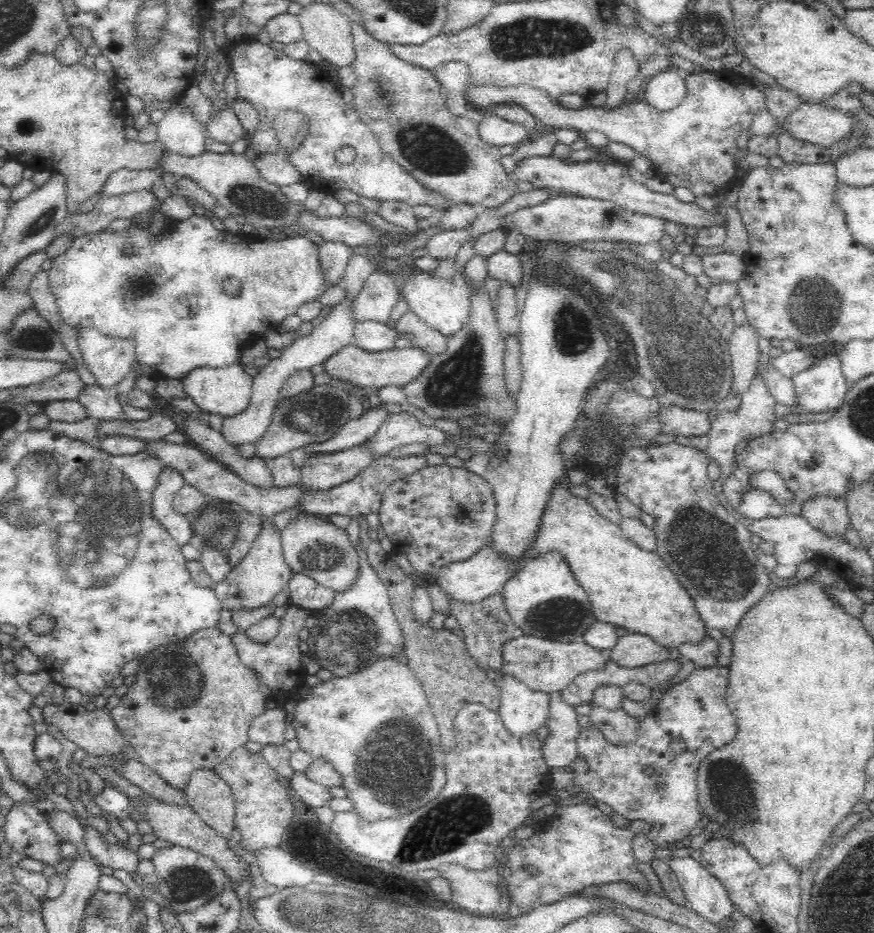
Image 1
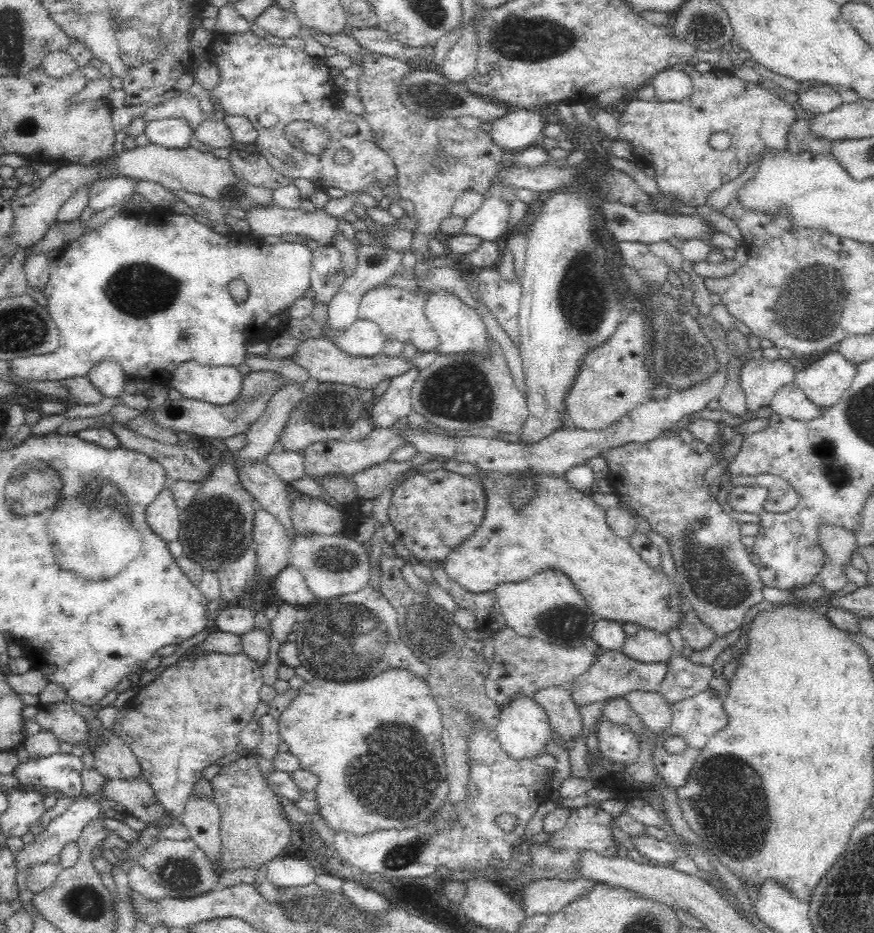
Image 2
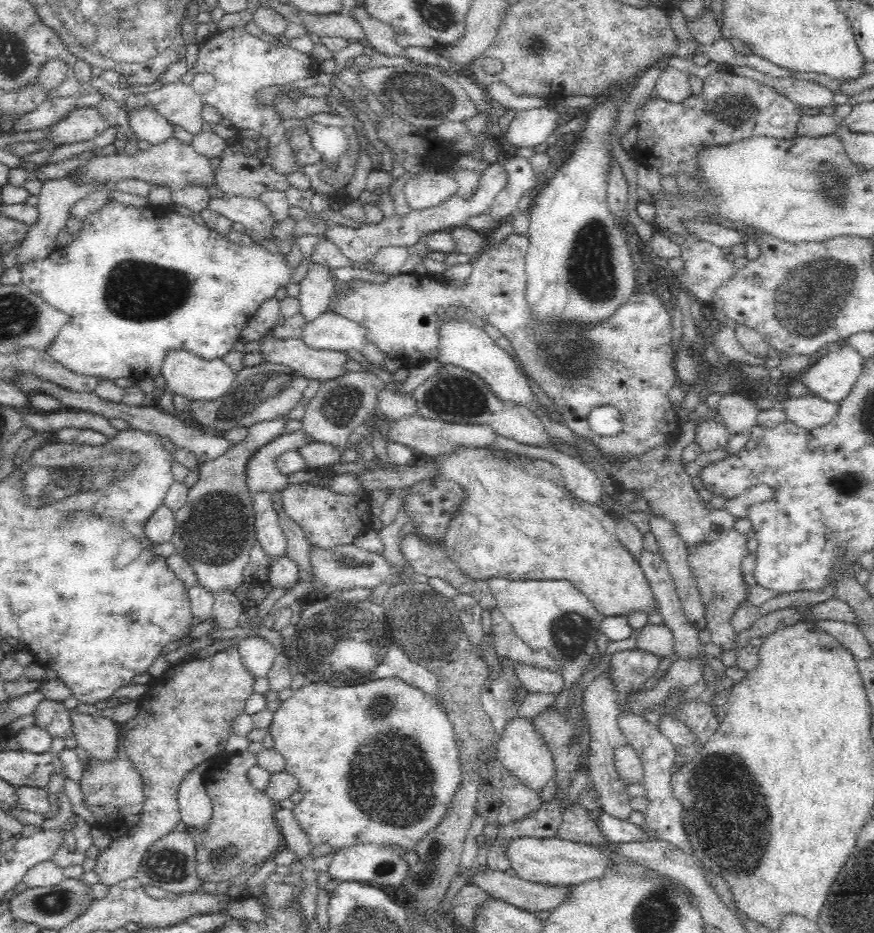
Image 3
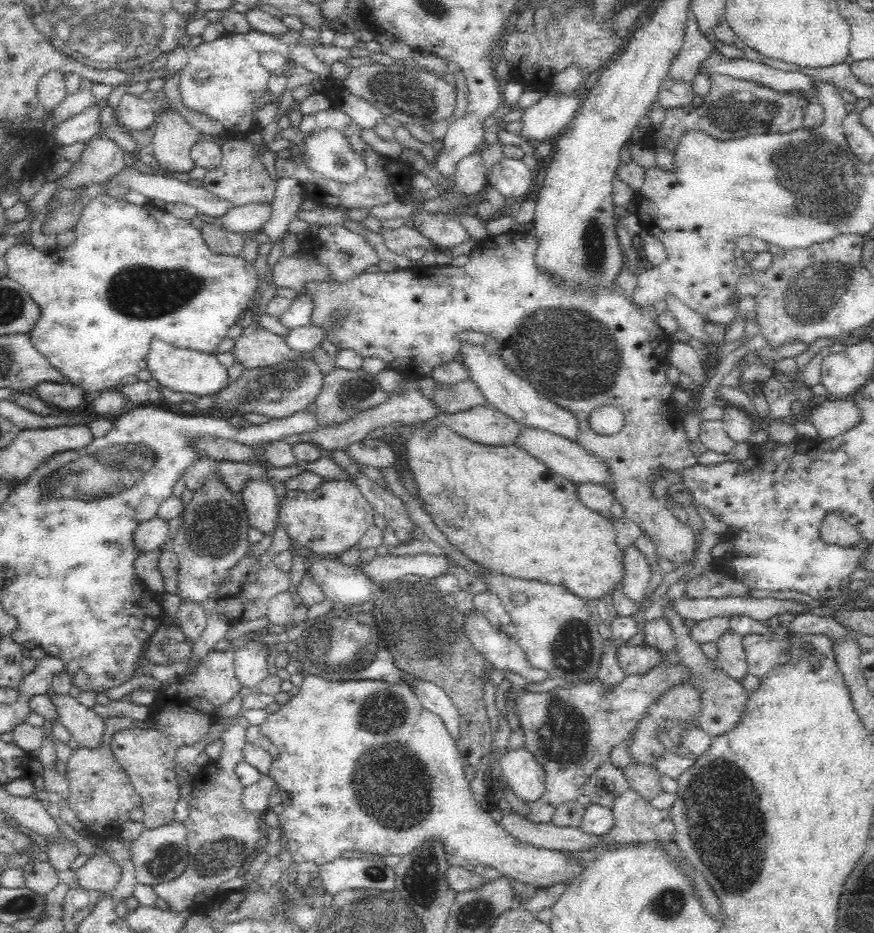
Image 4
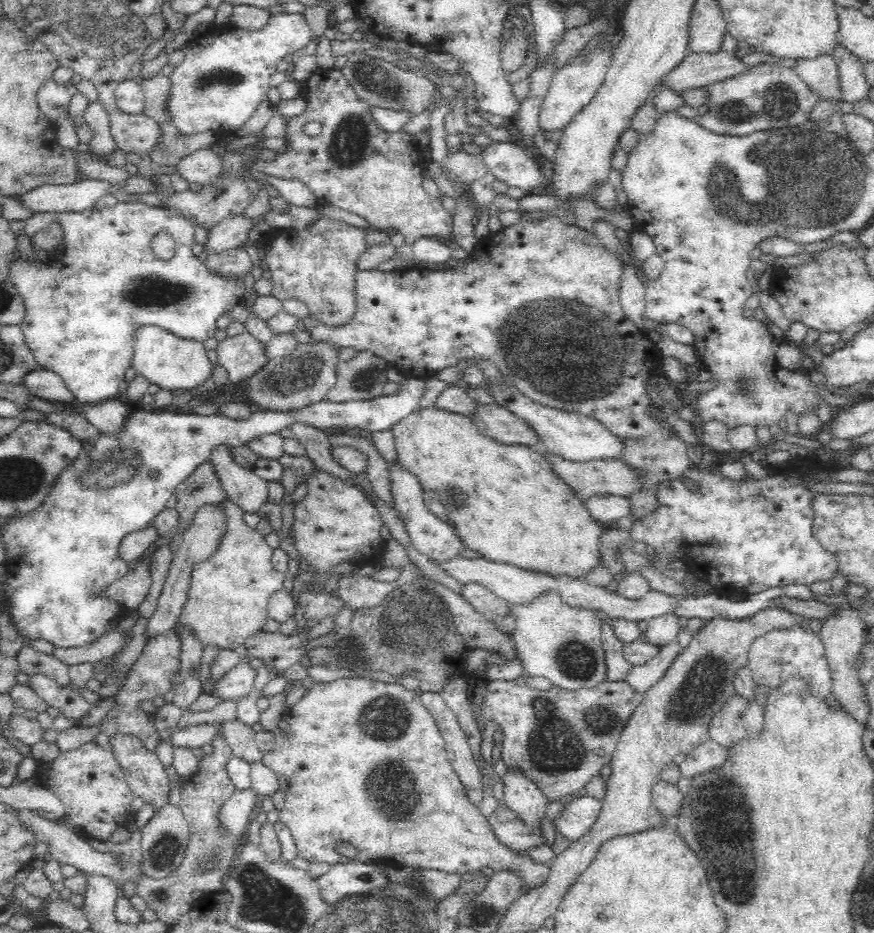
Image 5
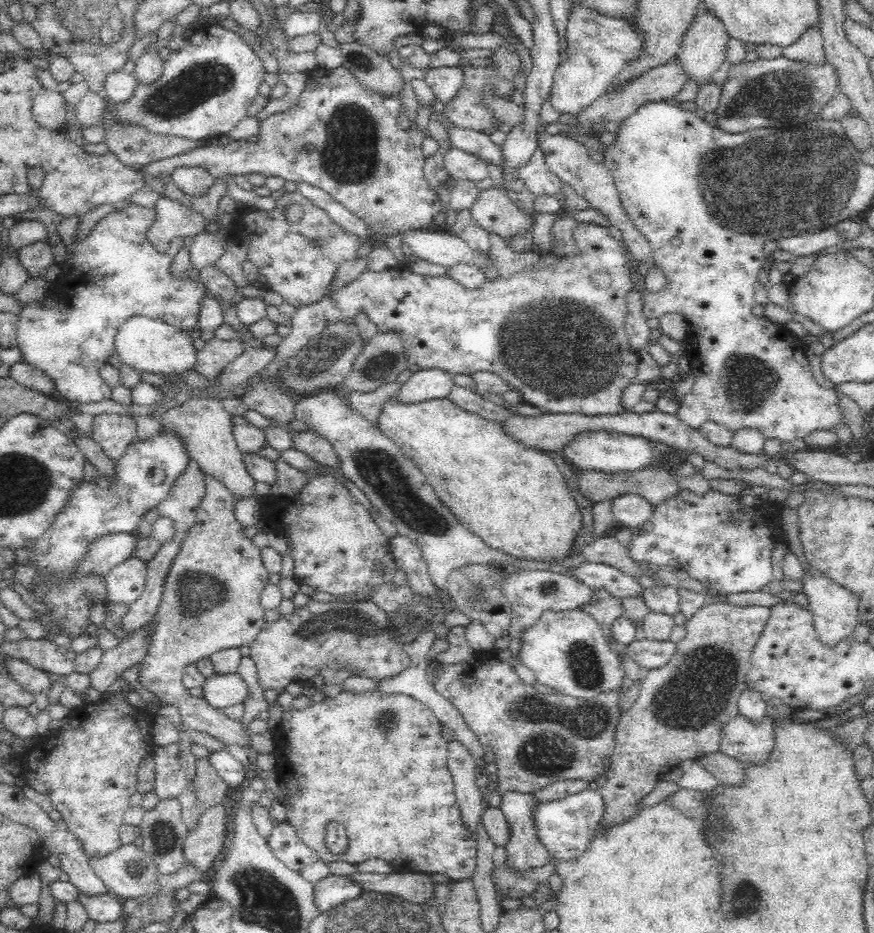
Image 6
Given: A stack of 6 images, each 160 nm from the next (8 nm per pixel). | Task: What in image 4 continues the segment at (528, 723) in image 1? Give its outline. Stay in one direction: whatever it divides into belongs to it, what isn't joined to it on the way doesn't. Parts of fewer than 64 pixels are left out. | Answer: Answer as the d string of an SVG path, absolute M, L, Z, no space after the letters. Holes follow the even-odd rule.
M524 747L508 750L500 758L502 778L511 788L514 796L530 806L538 806L545 794L545 774L538 763Z

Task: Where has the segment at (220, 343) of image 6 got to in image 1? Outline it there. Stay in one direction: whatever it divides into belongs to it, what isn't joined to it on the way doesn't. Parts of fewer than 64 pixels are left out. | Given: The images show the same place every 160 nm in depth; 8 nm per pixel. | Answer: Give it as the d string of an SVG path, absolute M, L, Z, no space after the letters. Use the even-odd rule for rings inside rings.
M354 344L346 345L330 358L322 362L322 372L326 372L330 378L337 378L346 382L352 382L356 386L368 390L378 389L382 386L404 386L410 380L418 378L426 364L430 362L430 355L426 354L416 345L404 349L388 349L382 352L366 352Z

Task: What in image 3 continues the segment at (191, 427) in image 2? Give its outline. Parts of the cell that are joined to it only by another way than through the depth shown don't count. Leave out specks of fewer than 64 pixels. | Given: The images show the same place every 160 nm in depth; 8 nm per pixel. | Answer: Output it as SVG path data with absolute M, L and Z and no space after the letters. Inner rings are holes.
M262 362L243 367L235 374L230 391L216 400L192 401L188 407L200 428L226 432L233 427L252 427L258 421L274 420L286 416L302 398L309 379L287 366Z

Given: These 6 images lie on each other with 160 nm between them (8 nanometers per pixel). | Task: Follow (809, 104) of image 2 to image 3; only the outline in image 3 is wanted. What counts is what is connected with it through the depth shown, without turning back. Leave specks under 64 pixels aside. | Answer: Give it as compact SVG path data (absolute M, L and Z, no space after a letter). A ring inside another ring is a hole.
M728 66L728 68L730 68L730 72L733 75L743 76L768 86L779 94L786 96L791 102L801 104L809 109L822 109L833 104L835 95L828 88L813 81L797 79L794 76L770 76L765 72L758 72L749 66Z

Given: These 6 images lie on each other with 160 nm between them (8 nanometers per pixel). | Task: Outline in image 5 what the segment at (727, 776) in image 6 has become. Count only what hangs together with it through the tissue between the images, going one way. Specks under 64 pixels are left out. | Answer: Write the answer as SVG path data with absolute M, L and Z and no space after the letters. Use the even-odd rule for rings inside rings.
M712 739L698 745L686 757L679 759L681 776L694 778L722 766L728 758L728 749Z

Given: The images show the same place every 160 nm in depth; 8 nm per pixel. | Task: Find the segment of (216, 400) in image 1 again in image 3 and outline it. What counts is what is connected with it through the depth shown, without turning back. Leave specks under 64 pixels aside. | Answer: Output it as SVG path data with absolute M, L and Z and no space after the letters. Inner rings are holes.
M168 350L160 364L160 374L166 381L167 388L174 395L183 394L192 401L199 401L216 400L216 398L225 396L233 386L236 372L230 369L221 358L204 360L193 352Z

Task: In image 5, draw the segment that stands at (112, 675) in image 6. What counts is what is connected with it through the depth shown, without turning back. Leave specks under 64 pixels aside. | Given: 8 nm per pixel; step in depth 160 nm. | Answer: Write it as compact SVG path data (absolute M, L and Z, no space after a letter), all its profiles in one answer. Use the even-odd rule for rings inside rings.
M206 504L206 506L202 506L196 512L191 525L182 535L180 546L175 550L177 553L173 556L174 560L169 569L167 580L158 598L158 606L156 606L154 614L147 620L144 631L145 641L174 629L178 620L178 614L182 612L182 604L186 602L186 594L188 594L188 586L190 585L190 576L193 567L199 561L207 560L207 558L210 558L216 552L216 546L218 546L218 541L216 540L220 540L220 536L222 536L224 530L226 530L226 517L223 514L223 510L217 504Z

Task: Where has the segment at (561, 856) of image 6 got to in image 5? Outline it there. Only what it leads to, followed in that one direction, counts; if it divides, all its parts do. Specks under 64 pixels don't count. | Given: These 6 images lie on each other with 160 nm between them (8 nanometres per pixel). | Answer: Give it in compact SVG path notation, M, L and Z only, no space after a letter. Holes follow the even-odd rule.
M588 794L580 795L578 797L575 795L571 796L570 802L564 804L562 810L560 810L551 820L556 836L559 834L564 840L568 841L569 844L580 840L596 822L601 808L602 801L593 796Z

